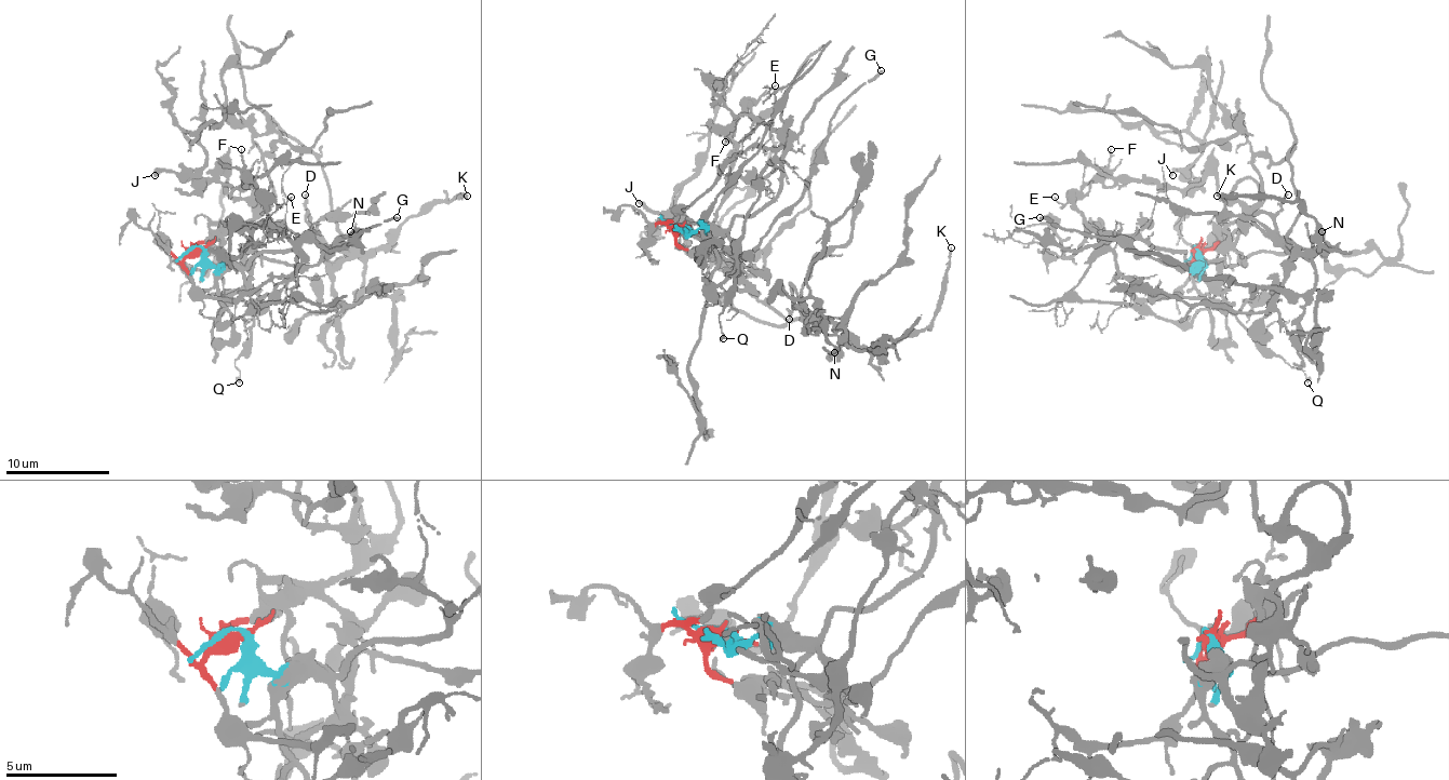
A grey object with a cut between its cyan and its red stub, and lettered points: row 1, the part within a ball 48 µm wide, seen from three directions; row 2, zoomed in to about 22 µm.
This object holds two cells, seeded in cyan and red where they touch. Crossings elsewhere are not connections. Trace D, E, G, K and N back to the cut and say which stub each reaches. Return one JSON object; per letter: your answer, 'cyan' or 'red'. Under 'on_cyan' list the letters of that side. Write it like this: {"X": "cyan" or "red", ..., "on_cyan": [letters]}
{"D": "cyan", "E": "red", "G": "cyan", "K": "cyan", "N": "cyan", "on_cyan": ["D", "G", "K", "N"]}

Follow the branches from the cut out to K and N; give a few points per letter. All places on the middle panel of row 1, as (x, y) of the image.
K: (684, 226), (718, 228), (756, 298), (814, 332), (834, 319), (871, 348), (925, 326), (951, 246)
N: (684, 226), (718, 228), (736, 254), (726, 259), (791, 319), (814, 332), (837, 319), (845, 343), (834, 352)

